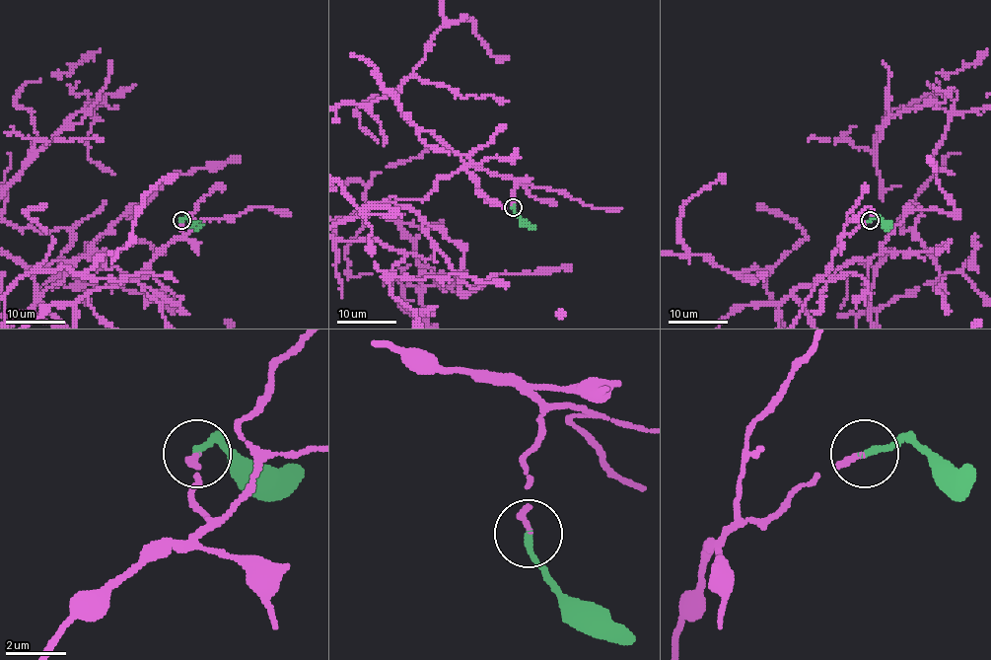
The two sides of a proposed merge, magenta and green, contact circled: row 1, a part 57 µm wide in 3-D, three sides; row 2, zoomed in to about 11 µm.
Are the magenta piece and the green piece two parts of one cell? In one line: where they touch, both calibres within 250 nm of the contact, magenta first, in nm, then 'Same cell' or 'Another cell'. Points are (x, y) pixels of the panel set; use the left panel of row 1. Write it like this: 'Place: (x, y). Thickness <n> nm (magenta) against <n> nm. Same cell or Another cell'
Place: (181, 220). Thickness 200 nm (magenta) against 200 nm. Same cell

